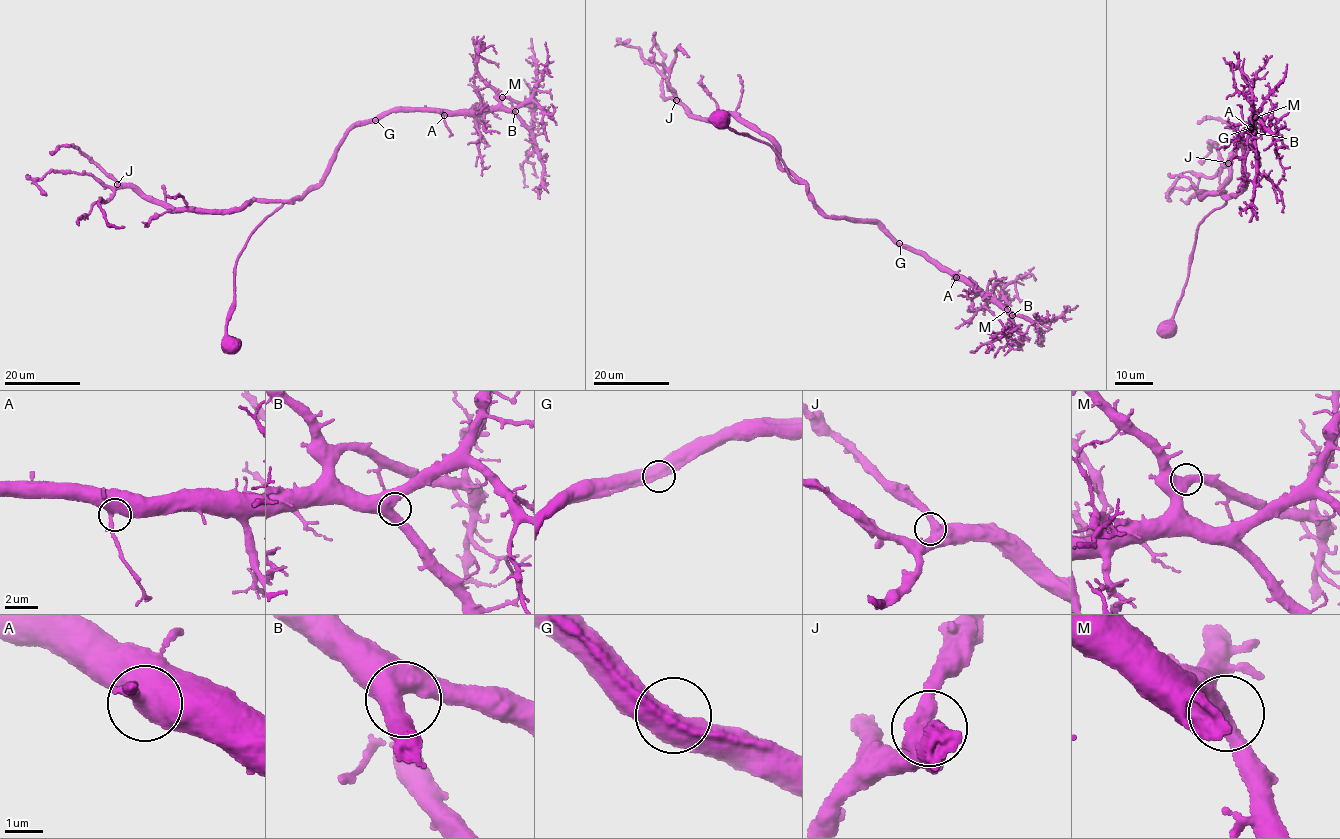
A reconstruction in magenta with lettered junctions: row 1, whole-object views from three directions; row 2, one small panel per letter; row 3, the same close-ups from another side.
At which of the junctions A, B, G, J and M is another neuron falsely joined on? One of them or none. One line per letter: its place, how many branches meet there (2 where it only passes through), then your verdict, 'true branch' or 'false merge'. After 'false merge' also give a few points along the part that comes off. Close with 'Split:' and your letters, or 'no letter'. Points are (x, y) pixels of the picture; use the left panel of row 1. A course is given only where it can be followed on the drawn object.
A: at (444, 115); 2 branches meet; true branch
B: at (515, 111); 2 branches meet; true branch
G: at (375, 120); 2 branches meet; true branch
J: at (117, 184); 2 branches meet; true branch
M: at (502, 97); 2 branches meet; true branch
Split: no letter

